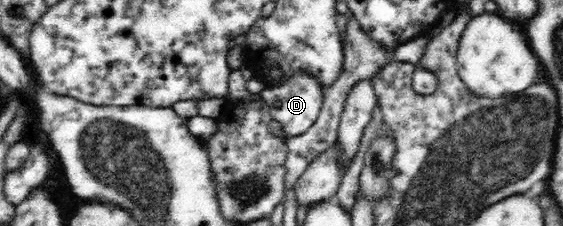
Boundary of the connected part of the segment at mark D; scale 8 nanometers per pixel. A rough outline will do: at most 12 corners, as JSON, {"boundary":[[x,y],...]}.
{"boundary":[[294,71],[260,97],[284,139],[304,133],[323,104],[316,74]]}

